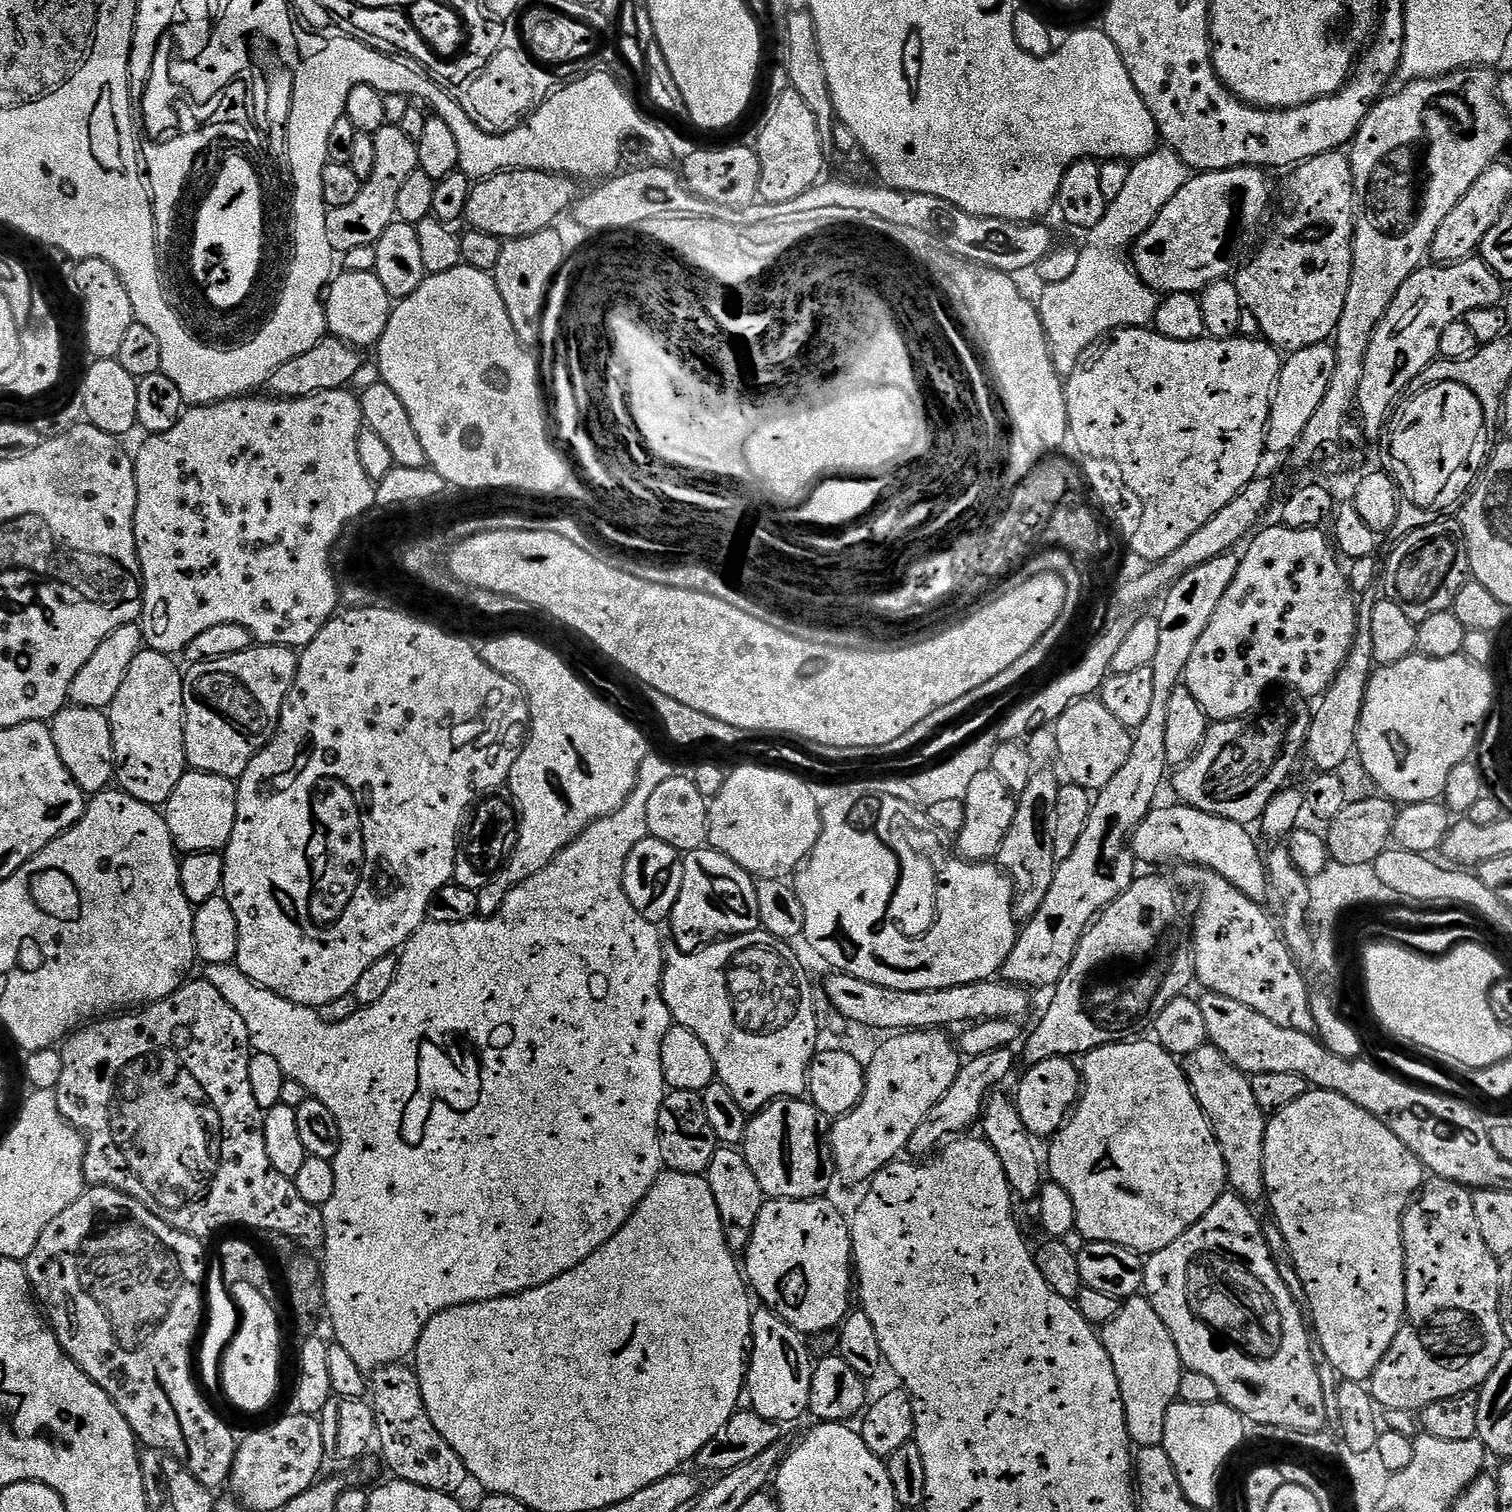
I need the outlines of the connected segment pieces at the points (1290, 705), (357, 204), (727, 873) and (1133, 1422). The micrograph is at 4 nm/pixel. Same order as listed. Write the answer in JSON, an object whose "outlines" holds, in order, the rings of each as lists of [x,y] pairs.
{"outlines":[[[[1295,690],[1285,692],[1288,692],[1285,696],[1272,701],[1269,699],[1263,707],[1247,716],[1216,722],[1209,727],[1200,749],[1171,773],[1170,788],[1181,805],[1188,805],[1205,811],[1206,814],[1217,815],[1218,818],[1226,818],[1245,826],[1255,825],[1259,821],[1268,803],[1289,783],[1288,768],[1294,767],[1295,756],[1299,757],[1305,751],[1307,732],[1311,726],[1313,713],[1310,706],[1308,708],[1309,701]]],[[[385,126],[382,130],[378,130],[373,135],[373,144],[373,170],[367,173],[358,198],[354,198],[354,202],[350,202],[350,206],[333,208],[326,214],[326,234],[330,237],[330,246],[333,253],[345,254],[360,246],[377,245],[383,236],[383,232],[397,219],[398,193],[402,190],[403,184],[406,183],[406,178],[410,178],[410,174],[414,174],[419,169],[420,163],[418,162],[416,141],[406,138],[406,134],[402,134],[399,126]]],[[[705,846],[693,852],[683,853],[684,873],[682,874],[682,890],[678,894],[678,902],[674,902],[670,925],[672,924],[672,940],[681,952],[699,952],[708,944],[715,944],[729,936],[741,936],[747,932],[755,932],[760,928],[758,914],[758,894],[756,880],[751,872],[747,872],[738,862],[734,862],[726,854],[716,848]]],[[[1144,1294],[1128,1297],[1121,1303],[1118,1314],[1114,1314],[1114,1318],[1102,1328],[1104,1349],[1106,1354],[1110,1354],[1110,1362],[1114,1362],[1114,1374],[1118,1378],[1118,1386],[1122,1394],[1128,1438],[1137,1449],[1158,1448],[1163,1445],[1166,1414],[1170,1406],[1177,1403],[1180,1396],[1180,1379],[1184,1377],[1186,1371],[1185,1361],[1181,1357],[1180,1346],[1173,1329],[1169,1327],[1166,1320],[1164,1325],[1159,1310],[1147,1299],[1151,1300]]]]}

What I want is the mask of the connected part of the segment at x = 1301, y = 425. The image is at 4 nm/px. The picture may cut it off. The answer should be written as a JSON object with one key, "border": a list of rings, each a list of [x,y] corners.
{"border":[[[1325,342],[1318,346],[1306,346],[1306,350],[1291,353],[1281,363],[1280,377],[1276,380],[1276,390],[1272,393],[1272,413],[1268,416],[1268,430],[1264,434],[1264,446],[1269,453],[1283,452],[1288,454],[1302,436],[1305,427],[1309,425],[1310,418],[1326,398],[1326,390],[1330,390],[1330,378],[1334,378],[1336,365],[1336,350],[1331,343]]]}

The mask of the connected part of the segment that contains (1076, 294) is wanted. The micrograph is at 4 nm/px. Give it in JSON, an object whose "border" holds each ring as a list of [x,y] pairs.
{"border":[[[1167,146],[1157,147],[1149,156],[1143,156],[1135,161],[1129,167],[1126,182],[1122,182],[1118,194],[1109,199],[1106,214],[1102,214],[1102,222],[1098,222],[1098,226],[1094,226],[1087,233],[1088,245],[1080,248],[1078,266],[1074,269],[1074,274],[1070,274],[1066,282],[1046,284],[1045,289],[1042,290],[1038,299],[1040,320],[1051,347],[1053,365],[1061,378],[1071,374],[1080,355],[1089,351],[1095,340],[1103,341],[1118,328],[1147,328],[1155,321],[1156,312],[1160,309],[1161,297],[1136,275],[1135,268],[1126,259],[1125,250],[1131,249],[1136,239],[1146,230],[1150,230],[1162,206],[1166,206],[1166,202],[1170,202],[1170,198],[1174,198],[1174,194],[1178,194],[1182,186],[1186,186],[1189,178],[1190,170],[1186,162],[1182,162],[1180,155]]]}

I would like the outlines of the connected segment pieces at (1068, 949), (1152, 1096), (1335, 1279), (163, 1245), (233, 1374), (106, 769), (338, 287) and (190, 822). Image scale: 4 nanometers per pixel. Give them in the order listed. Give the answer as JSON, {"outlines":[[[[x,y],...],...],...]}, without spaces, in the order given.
{"outlines":[[[[1235,551],[1222,554],[1218,558],[1210,558],[1210,562],[1202,562],[1202,566],[1194,566],[1194,570],[1190,570],[1186,574],[1182,574],[1182,578],[1178,578],[1178,582],[1174,582],[1172,587],[1168,589],[1166,595],[1163,597],[1164,609],[1158,612],[1160,617],[1160,625],[1158,626],[1158,651],[1154,653],[1154,662],[1152,663],[1152,673],[1154,674],[1154,702],[1150,706],[1150,714],[1143,720],[1142,726],[1134,729],[1132,738],[1132,749],[1130,750],[1130,758],[1126,758],[1126,766],[1122,766],[1118,773],[1106,784],[1106,786],[1097,791],[1093,799],[1092,808],[1090,812],[1089,821],[1086,822],[1085,833],[1078,838],[1078,843],[1074,848],[1072,854],[1066,860],[1059,861],[1056,866],[1056,873],[1054,874],[1054,882],[1050,882],[1050,890],[1046,893],[1046,898],[1042,902],[1042,906],[1038,906],[1038,910],[1032,915],[1032,919],[1027,921],[1019,929],[1016,945],[1014,950],[1010,950],[1010,954],[1004,960],[1002,969],[1002,976],[1007,983],[1018,984],[1025,990],[1033,990],[1032,988],[1048,988],[1051,989],[1062,978],[1062,974],[1066,974],[1066,970],[1073,960],[1074,950],[1077,949],[1077,944],[1084,936],[1085,930],[1089,927],[1096,916],[1100,914],[1105,908],[1113,903],[1121,896],[1132,884],[1136,878],[1134,873],[1134,864],[1136,865],[1136,858],[1132,850],[1127,846],[1130,835],[1136,831],[1137,827],[1143,822],[1148,813],[1152,810],[1157,798],[1162,790],[1162,778],[1169,771],[1170,765],[1166,758],[1166,706],[1170,706],[1170,694],[1173,690],[1181,687],[1184,671],[1186,670],[1186,662],[1190,662],[1190,654],[1194,654],[1194,646],[1198,646],[1198,638],[1202,638],[1202,630],[1206,630],[1206,626],[1210,626],[1210,618],[1214,618],[1214,610],[1218,610],[1218,602],[1222,602],[1222,594],[1226,594],[1226,590],[1230,590],[1230,582],[1234,582],[1234,574],[1238,574],[1238,566],[1240,565],[1240,556]]],[[[1136,1038],[1131,1042],[1121,1042],[1119,1044],[1107,1044],[1101,1048],[1095,1048],[1093,1052],[1087,1053],[1087,1055],[1083,1057],[1082,1063],[1084,1063],[1084,1068],[1082,1064],[1082,1091],[1079,1095],[1078,1103],[1075,1105],[1074,1111],[1071,1115],[1067,1117],[1066,1123],[1058,1132],[1056,1132],[1055,1135],[1051,1137],[1050,1143],[1052,1143],[1052,1145],[1048,1148],[1046,1172],[1050,1177],[1051,1183],[1062,1186],[1062,1190],[1066,1190],[1066,1194],[1070,1194],[1070,1202],[1074,1202],[1074,1214],[1076,1215],[1075,1231],[1077,1233],[1081,1232],[1081,1234],[1085,1236],[1083,1238],[1085,1241],[1091,1242],[1097,1240],[1098,1242],[1110,1242],[1111,1244],[1117,1244],[1123,1248],[1128,1248],[1131,1252],[1135,1252],[1137,1254],[1151,1254],[1157,1252],[1158,1250],[1162,1250],[1166,1246],[1170,1246],[1170,1242],[1174,1242],[1174,1238],[1178,1238],[1186,1230],[1190,1230],[1190,1226],[1194,1226],[1199,1220],[1202,1219],[1202,1217],[1204,1217],[1206,1210],[1210,1210],[1210,1206],[1214,1206],[1214,1202],[1218,1202],[1218,1198],[1224,1195],[1226,1189],[1228,1188],[1228,1175],[1226,1174],[1226,1162],[1224,1161],[1224,1155],[1222,1154],[1222,1150],[1216,1141],[1216,1135],[1212,1129],[1212,1123],[1209,1122],[1208,1115],[1206,1115],[1202,1110],[1202,1106],[1198,1102],[1198,1098],[1194,1094],[1194,1090],[1190,1086],[1187,1076],[1184,1075],[1184,1069],[1181,1061],[1177,1059],[1177,1057],[1171,1056],[1171,1054],[1168,1053],[1162,1045],[1156,1043],[1155,1039],[1140,1039],[1144,1038]]],[[[1309,1090],[1306,1094],[1302,1094],[1302,1098],[1290,1102],[1290,1106],[1286,1106],[1268,1120],[1268,1129],[1264,1132],[1266,1204],[1272,1207],[1271,1219],[1275,1220],[1277,1226],[1281,1228],[1282,1235],[1286,1238],[1287,1245],[1290,1246],[1290,1254],[1293,1255],[1298,1277],[1302,1280],[1302,1286],[1305,1287],[1308,1299],[1306,1308],[1310,1313],[1310,1324],[1314,1329],[1315,1339],[1326,1352],[1326,1356],[1333,1364],[1338,1376],[1344,1380],[1371,1381],[1378,1362],[1382,1362],[1386,1350],[1390,1350],[1398,1330],[1404,1325],[1408,1307],[1406,1306],[1406,1282],[1404,1281],[1402,1222],[1409,1204],[1423,1189],[1425,1183],[1426,1169],[1423,1162],[1407,1148],[1402,1142],[1402,1138],[1398,1138],[1398,1134],[1394,1134],[1383,1122],[1374,1118],[1374,1114],[1362,1110],[1362,1106],[1350,1102],[1350,1098],[1346,1098],[1342,1094]]],[[[89,1187],[74,1202],[74,1206],[66,1206],[46,1230],[42,1230],[42,1238],[38,1238],[38,1246],[23,1261],[28,1272],[28,1281],[32,1284],[32,1290],[43,1315],[46,1317],[51,1329],[55,1332],[58,1342],[64,1347],[64,1355],[69,1356],[74,1363],[122,1410],[126,1422],[132,1427],[137,1441],[144,1448],[156,1449],[161,1454],[167,1454],[171,1459],[180,1461],[202,1482],[202,1486],[219,1490],[229,1483],[234,1458],[236,1457],[236,1445],[238,1436],[235,1436],[218,1417],[212,1413],[210,1405],[204,1401],[196,1380],[192,1377],[194,1372],[194,1345],[202,1332],[202,1321],[206,1316],[206,1285],[204,1286],[204,1244],[199,1236],[191,1236],[174,1226],[167,1224],[160,1215],[151,1207],[147,1208],[144,1200],[136,1200],[133,1196],[127,1196],[125,1192],[119,1192],[113,1188]]],[[[249,1287],[248,1296],[239,1298],[238,1304],[242,1312],[242,1327],[236,1332],[228,1348],[224,1351],[220,1365],[220,1379],[222,1389],[228,1395],[228,1400],[236,1408],[244,1412],[260,1412],[272,1404],[276,1391],[280,1388],[280,1320],[272,1309],[272,1304],[267,1300],[261,1289]]],[[[65,706],[57,716],[52,717],[50,727],[54,746],[58,746],[58,754],[76,785],[86,794],[105,791],[116,774],[116,755],[107,715],[98,708]]],[[[344,270],[341,273],[326,288],[323,305],[327,331],[335,339],[345,340],[357,350],[371,349],[379,344],[386,330],[394,300],[388,296],[386,287],[382,286],[375,271],[358,273]]],[[[185,771],[162,811],[166,826],[170,826],[170,838],[181,853],[220,852],[228,847],[234,830],[236,784],[218,774]]]]}

